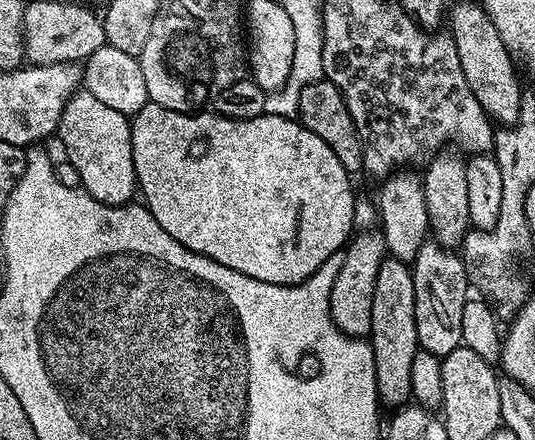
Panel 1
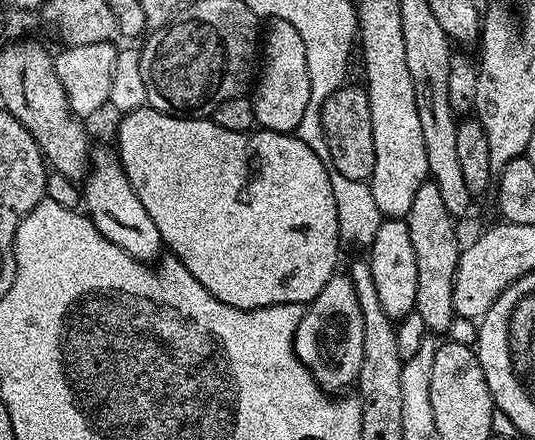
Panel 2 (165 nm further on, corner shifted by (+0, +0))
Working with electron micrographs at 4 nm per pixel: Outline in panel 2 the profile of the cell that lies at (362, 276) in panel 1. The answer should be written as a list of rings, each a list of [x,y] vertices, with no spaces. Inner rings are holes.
[[[333,274],[322,286],[322,290],[313,298],[312,303],[303,309],[299,330],[296,332],[294,347],[296,356],[311,372],[316,383],[329,394],[340,394],[343,388],[357,383],[362,366],[362,310],[358,306],[358,296],[354,294],[351,275]]]

